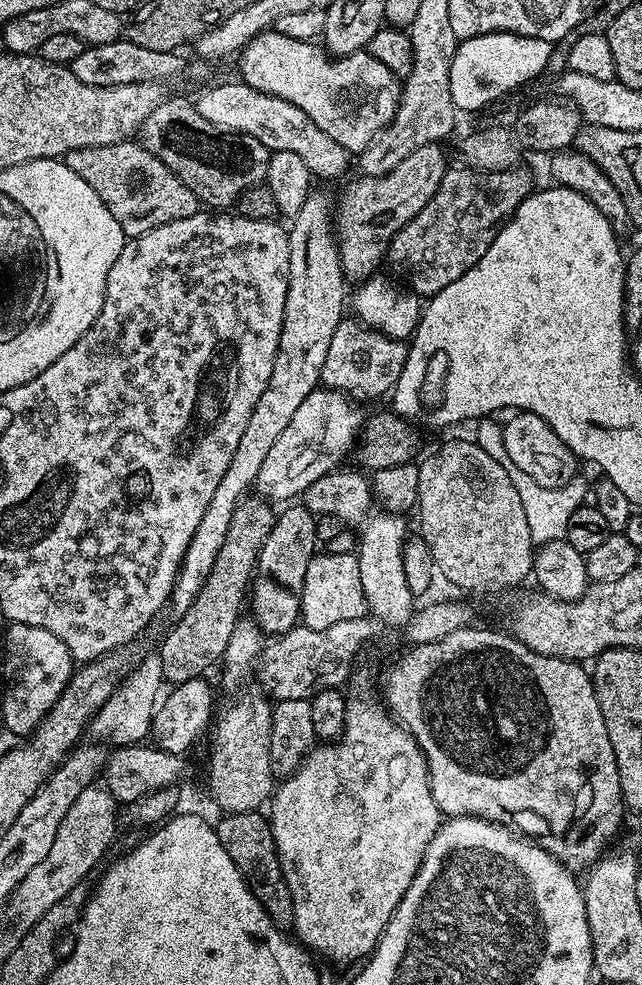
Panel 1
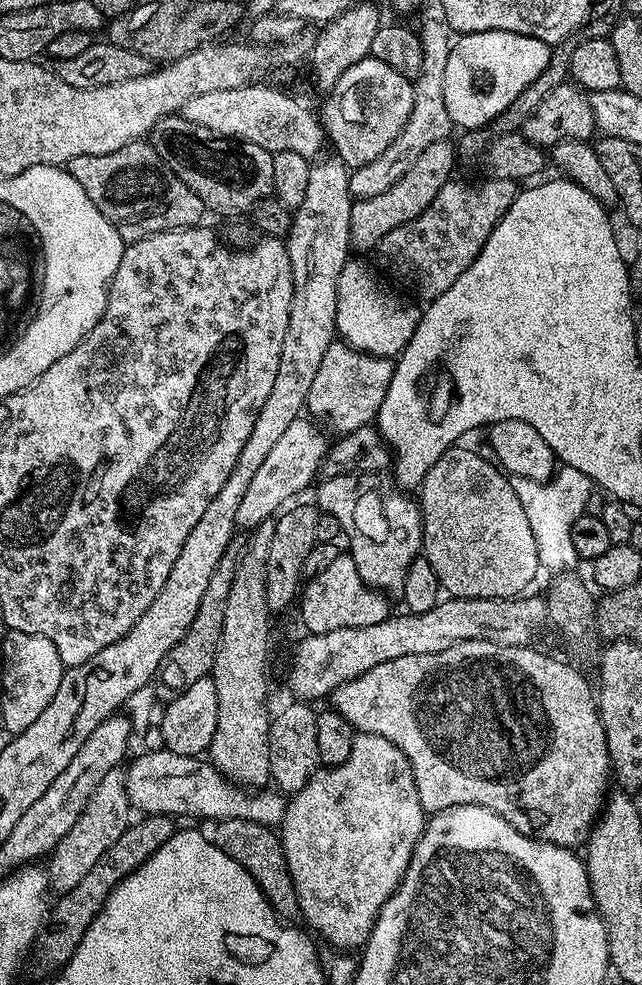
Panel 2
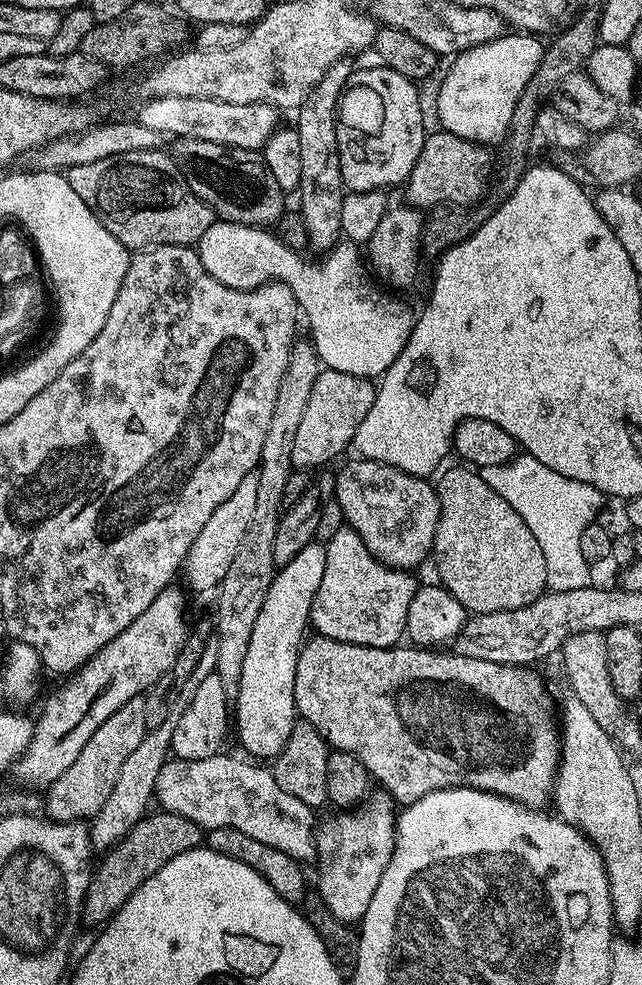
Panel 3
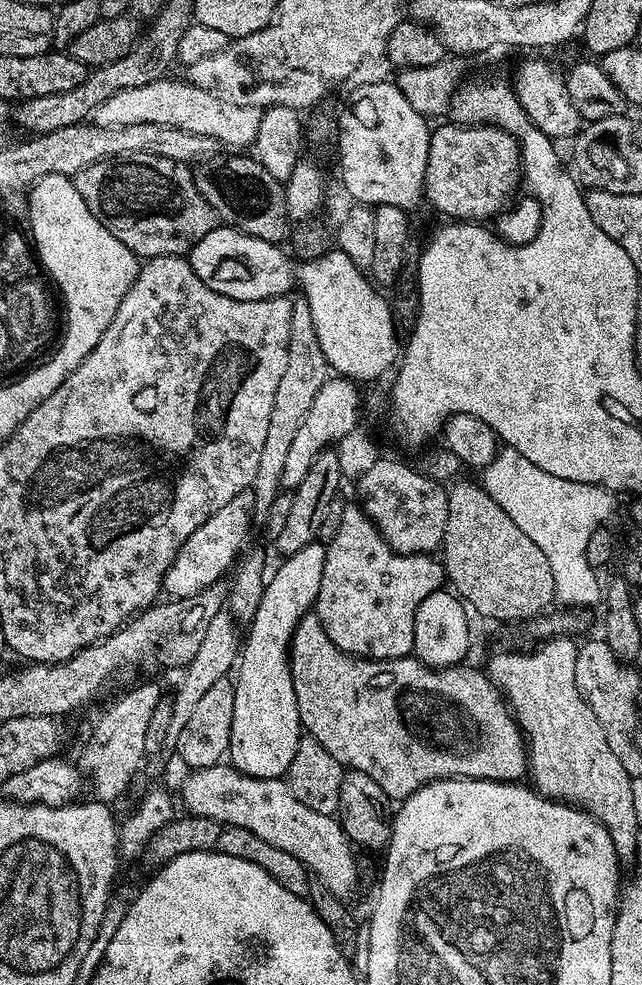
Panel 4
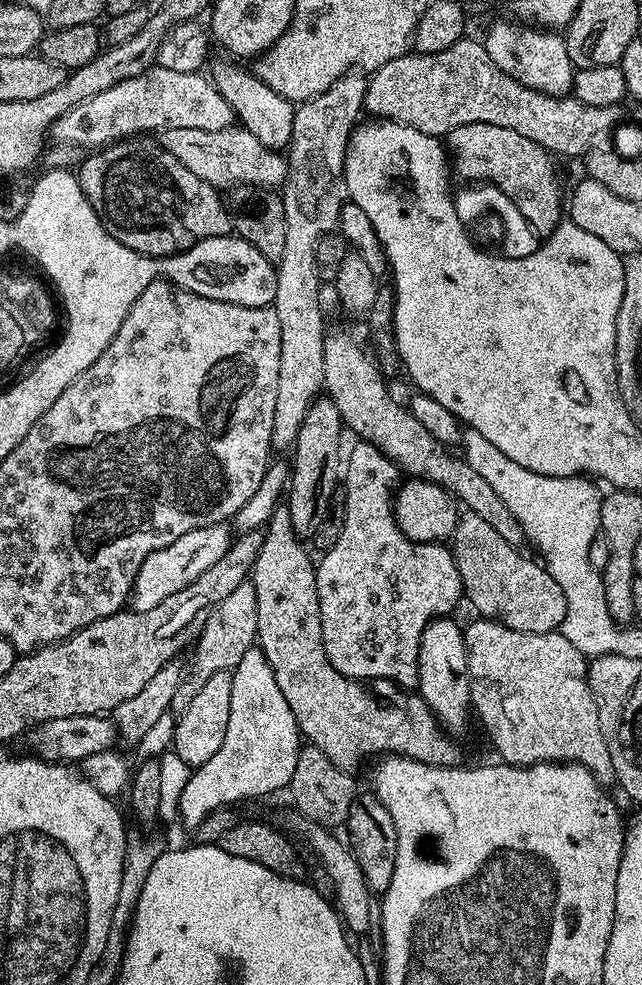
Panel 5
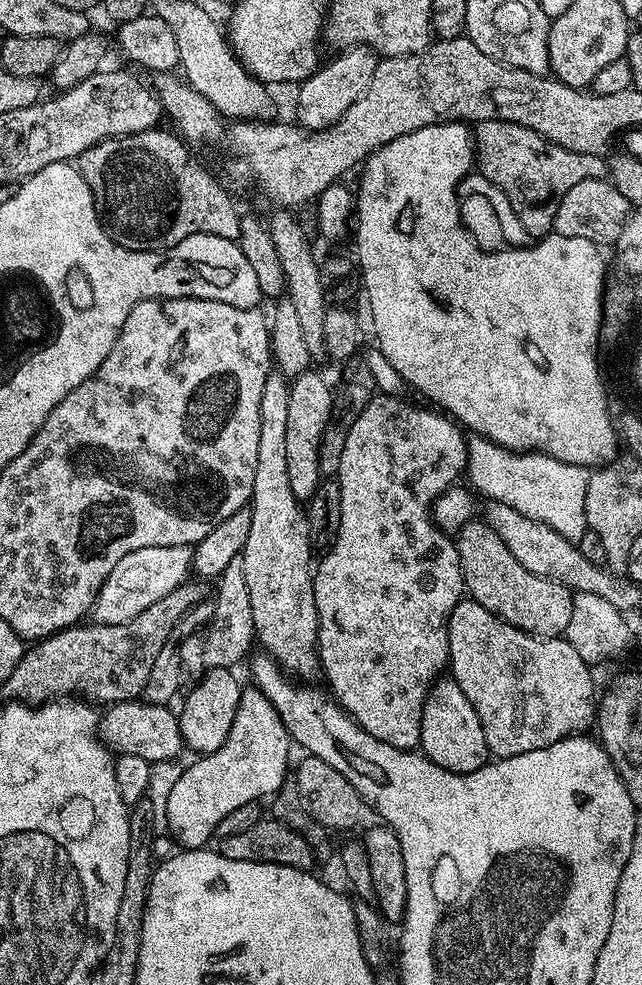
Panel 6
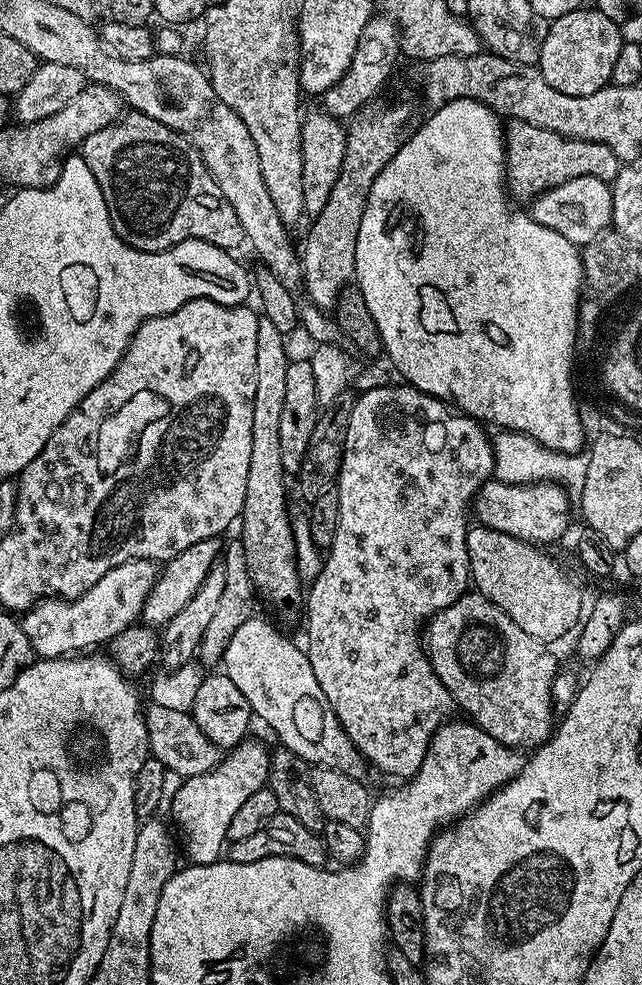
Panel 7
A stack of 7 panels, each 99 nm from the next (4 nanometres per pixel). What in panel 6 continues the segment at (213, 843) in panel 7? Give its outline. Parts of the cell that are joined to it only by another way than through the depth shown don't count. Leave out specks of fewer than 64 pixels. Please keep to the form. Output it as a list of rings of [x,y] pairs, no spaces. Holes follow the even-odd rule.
[[[248,686],[240,693],[238,714],[234,714],[234,726],[230,726],[230,734],[226,734],[226,742],[218,746],[218,750],[209,752],[196,758],[192,765],[185,767],[180,779],[175,783],[166,804],[166,816],[169,826],[169,835],[175,845],[181,849],[191,850],[203,848],[213,837],[215,828],[222,818],[238,809],[239,806],[255,803],[256,801],[275,795],[284,781],[289,779],[288,751],[294,748],[282,718],[278,718],[278,710],[254,686]]]

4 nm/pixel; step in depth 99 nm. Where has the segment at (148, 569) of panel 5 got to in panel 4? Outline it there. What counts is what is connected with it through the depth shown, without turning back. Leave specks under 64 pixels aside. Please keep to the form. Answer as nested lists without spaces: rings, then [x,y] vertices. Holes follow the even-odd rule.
[[[249,490],[230,498],[222,510],[210,514],[190,538],[178,550],[172,565],[166,570],[162,585],[165,593],[174,600],[185,600],[210,586],[214,582],[224,580],[229,575],[230,569],[237,563],[241,555],[240,547],[248,536],[248,527],[254,521],[253,508],[255,506],[255,494]]]

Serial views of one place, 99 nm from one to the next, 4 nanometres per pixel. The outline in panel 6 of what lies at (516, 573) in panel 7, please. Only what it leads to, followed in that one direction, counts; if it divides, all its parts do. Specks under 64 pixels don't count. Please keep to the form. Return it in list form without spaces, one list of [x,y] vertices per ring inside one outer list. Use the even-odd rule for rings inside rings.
[[[469,522],[455,537],[467,595],[508,624],[541,638],[567,633],[573,593],[558,581],[538,578],[506,550],[506,542],[483,522]]]

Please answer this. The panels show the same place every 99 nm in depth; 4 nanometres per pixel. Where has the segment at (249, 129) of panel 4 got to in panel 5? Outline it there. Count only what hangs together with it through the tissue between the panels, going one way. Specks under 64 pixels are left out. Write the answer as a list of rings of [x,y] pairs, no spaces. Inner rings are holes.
[[[153,66],[138,74],[138,78],[126,78],[126,82],[118,82],[108,90],[102,90],[102,94],[94,94],[94,98],[86,98],[81,104],[74,106],[74,110],[52,123],[50,136],[57,144],[75,144],[81,150],[98,150],[139,134],[152,134],[152,131],[155,133],[166,128],[222,130],[233,127],[233,124],[230,102],[226,102],[226,98],[218,94],[211,79],[203,71],[181,74],[178,70]]]

